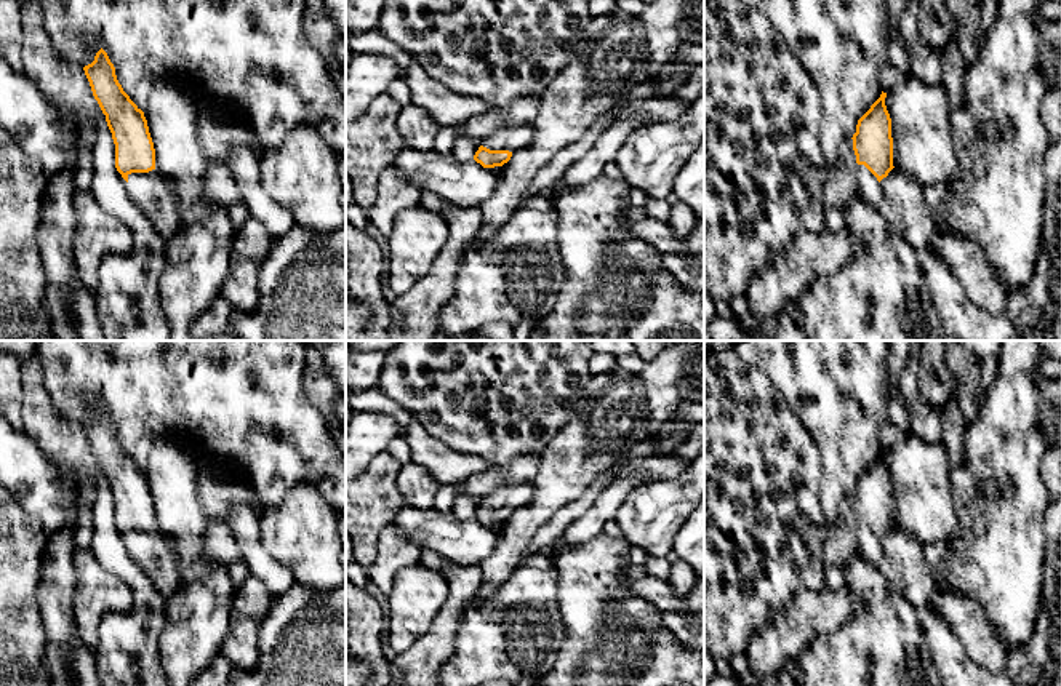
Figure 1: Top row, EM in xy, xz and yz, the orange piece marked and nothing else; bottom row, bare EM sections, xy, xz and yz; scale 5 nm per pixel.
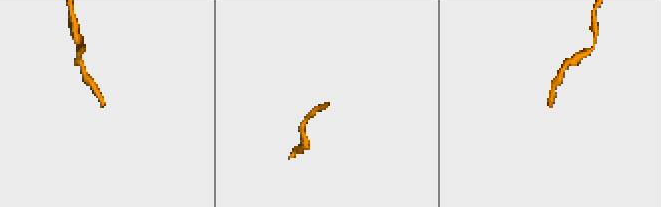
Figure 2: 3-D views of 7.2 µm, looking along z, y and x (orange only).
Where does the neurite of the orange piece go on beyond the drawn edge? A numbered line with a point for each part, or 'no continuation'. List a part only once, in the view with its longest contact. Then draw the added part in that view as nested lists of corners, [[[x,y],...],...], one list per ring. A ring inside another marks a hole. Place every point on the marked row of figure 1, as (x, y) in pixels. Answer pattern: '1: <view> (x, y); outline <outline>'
1: xy (154, 194); outline [[[157,168],[149,173],[128,174],[130,198],[150,219],[165,241],[170,241],[182,225],[174,192],[174,182]]]

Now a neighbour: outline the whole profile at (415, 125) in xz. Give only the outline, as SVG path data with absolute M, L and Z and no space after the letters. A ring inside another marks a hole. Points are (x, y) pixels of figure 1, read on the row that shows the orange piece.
M410 104L400 109L397 128L406 147L430 150L440 125L424 109Z

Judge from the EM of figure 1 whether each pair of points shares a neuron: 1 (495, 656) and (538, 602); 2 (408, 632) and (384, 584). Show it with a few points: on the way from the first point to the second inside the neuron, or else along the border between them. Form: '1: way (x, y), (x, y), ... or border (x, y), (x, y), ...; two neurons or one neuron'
1: way (503, 643), (520, 626), (525, 614); one neuron
2: border (413, 565), (397, 573), (394, 587), (388, 594); two neurons

